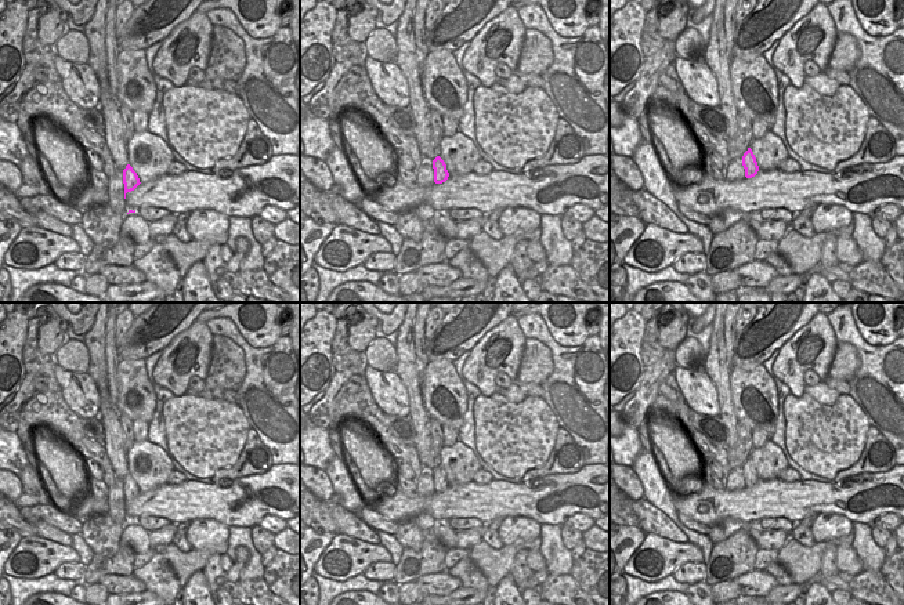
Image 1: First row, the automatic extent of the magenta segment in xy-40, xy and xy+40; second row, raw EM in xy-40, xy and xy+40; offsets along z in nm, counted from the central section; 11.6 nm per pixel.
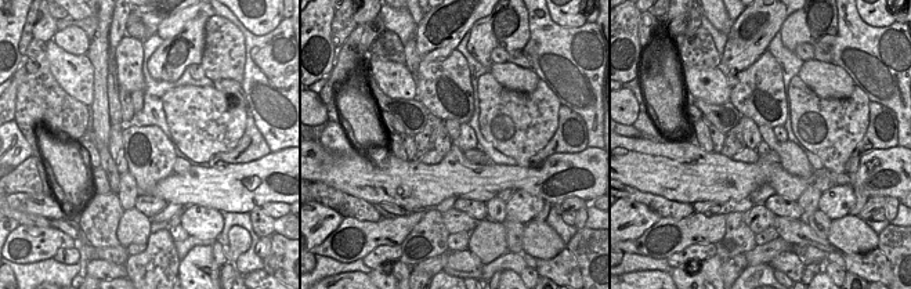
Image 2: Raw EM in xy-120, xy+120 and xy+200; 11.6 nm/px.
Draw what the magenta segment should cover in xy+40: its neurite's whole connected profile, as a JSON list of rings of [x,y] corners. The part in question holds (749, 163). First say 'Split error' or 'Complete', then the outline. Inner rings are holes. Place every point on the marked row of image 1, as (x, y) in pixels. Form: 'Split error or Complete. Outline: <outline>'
Complete. Outline: [[[748,148],[748,151],[742,156],[742,166],[745,169],[745,177],[746,178],[755,177],[759,171],[756,157],[755,157],[751,148]]]

